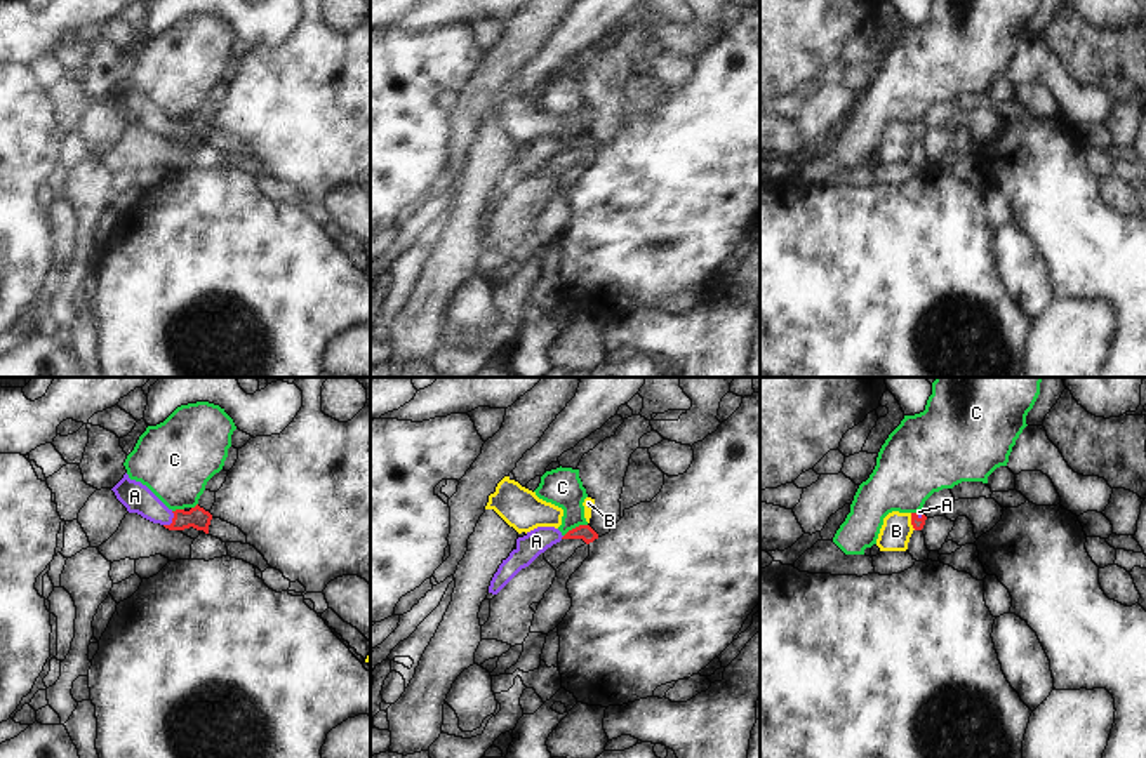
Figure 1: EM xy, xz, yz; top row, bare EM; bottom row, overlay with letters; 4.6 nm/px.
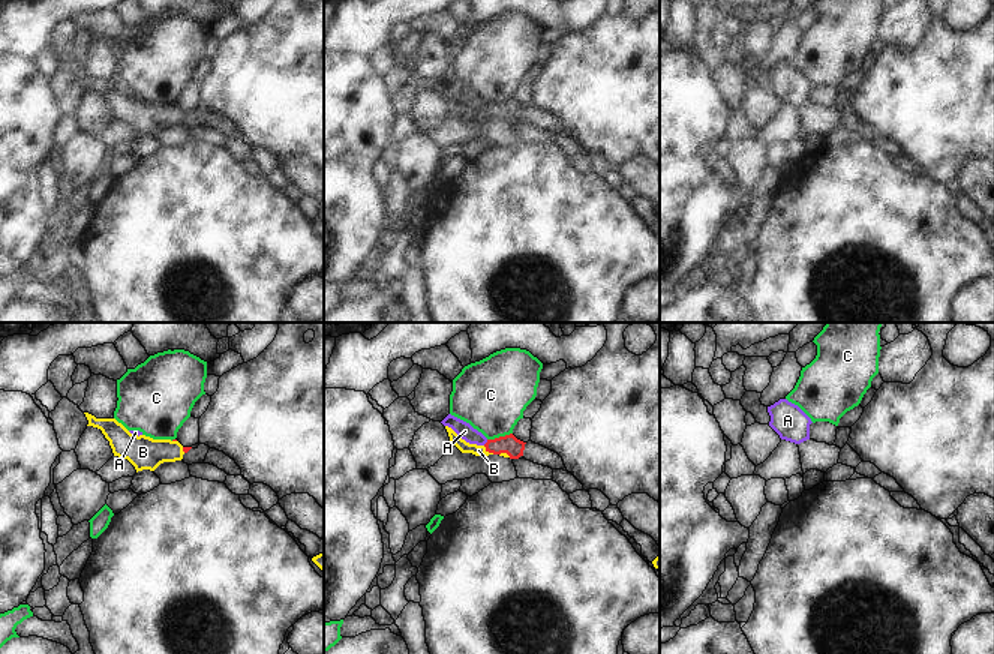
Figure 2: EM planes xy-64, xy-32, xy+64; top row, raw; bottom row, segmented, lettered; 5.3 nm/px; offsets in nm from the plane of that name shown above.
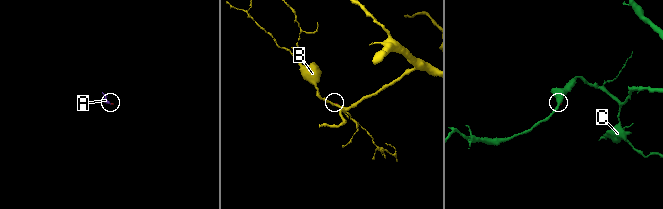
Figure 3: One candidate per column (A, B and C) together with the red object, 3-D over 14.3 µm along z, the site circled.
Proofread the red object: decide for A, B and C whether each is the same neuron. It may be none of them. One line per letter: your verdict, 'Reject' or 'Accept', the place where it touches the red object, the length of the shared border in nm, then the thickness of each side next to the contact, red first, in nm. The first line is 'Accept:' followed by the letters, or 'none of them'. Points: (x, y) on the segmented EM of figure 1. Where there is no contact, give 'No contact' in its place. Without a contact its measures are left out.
Accept: A
A: Accept. Touches red at xy (173, 520). Shared border 80 nm. Thickness 100 nm (red) against 140 nm
B: Reject. Touches red at yz (912, 522). Shared border 80 nm. Thickness 50 nm (red) against 140 nm
C: Reject. Touches red at xz (576, 527). Shared border 130 nm. Thickness 70 nm (red) against 180 nm.

